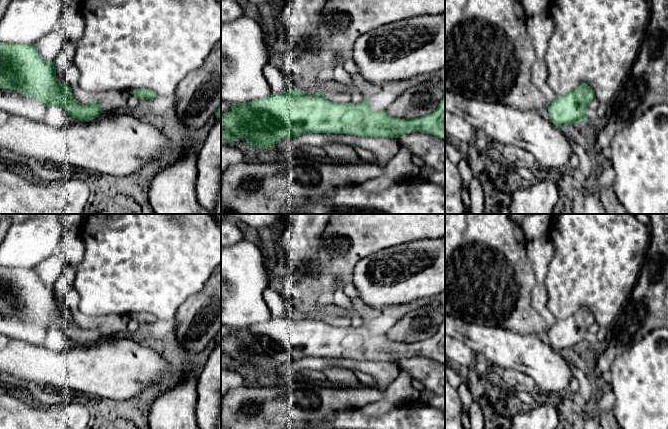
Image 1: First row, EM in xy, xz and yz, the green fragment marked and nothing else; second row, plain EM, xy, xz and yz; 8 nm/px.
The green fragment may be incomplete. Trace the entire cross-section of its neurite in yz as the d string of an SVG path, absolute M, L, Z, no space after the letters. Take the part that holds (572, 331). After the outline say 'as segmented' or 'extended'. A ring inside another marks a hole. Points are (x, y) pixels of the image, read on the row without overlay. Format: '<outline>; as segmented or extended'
M585 306L565 319L556 319L554 325L546 329L550 346L556 351L564 352L570 347L584 345L589 339L589 327L594 322L593 313Z; as segmented

